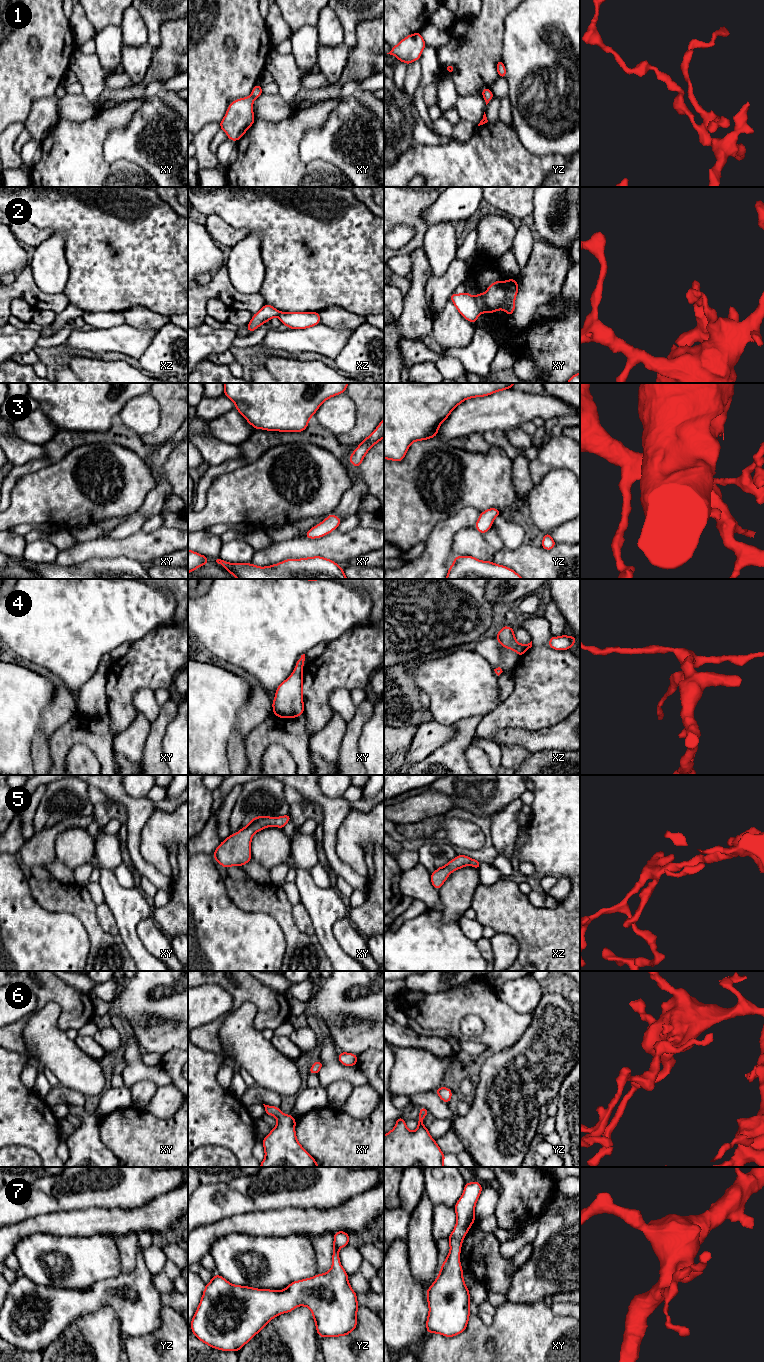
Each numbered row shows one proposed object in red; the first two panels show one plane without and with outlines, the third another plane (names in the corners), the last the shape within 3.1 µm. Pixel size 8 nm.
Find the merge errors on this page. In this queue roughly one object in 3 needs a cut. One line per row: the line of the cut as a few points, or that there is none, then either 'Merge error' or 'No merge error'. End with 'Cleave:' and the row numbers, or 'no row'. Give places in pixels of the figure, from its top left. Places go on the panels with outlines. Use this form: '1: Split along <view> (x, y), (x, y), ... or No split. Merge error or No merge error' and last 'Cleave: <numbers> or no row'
1: No split. No merge error
2: Split along xy (474, 296), (480, 312). Merge error
3: No split. No merge error
4: No split. No merge error
5: No split. No merge error
6: No split. No merge error
7: No split. No merge error
Cleave: 2

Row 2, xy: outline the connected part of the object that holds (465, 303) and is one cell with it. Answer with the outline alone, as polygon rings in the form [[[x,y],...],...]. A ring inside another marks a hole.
[[[467,291],[463,294],[453,293],[450,297],[458,312],[471,323],[476,323],[480,310],[477,306],[475,296]]]

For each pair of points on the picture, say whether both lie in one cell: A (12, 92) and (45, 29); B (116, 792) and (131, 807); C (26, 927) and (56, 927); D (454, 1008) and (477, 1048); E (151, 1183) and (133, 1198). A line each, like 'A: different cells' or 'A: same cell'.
A: same cell
B: same cell
C: same cell
D: different cells
E: same cell

